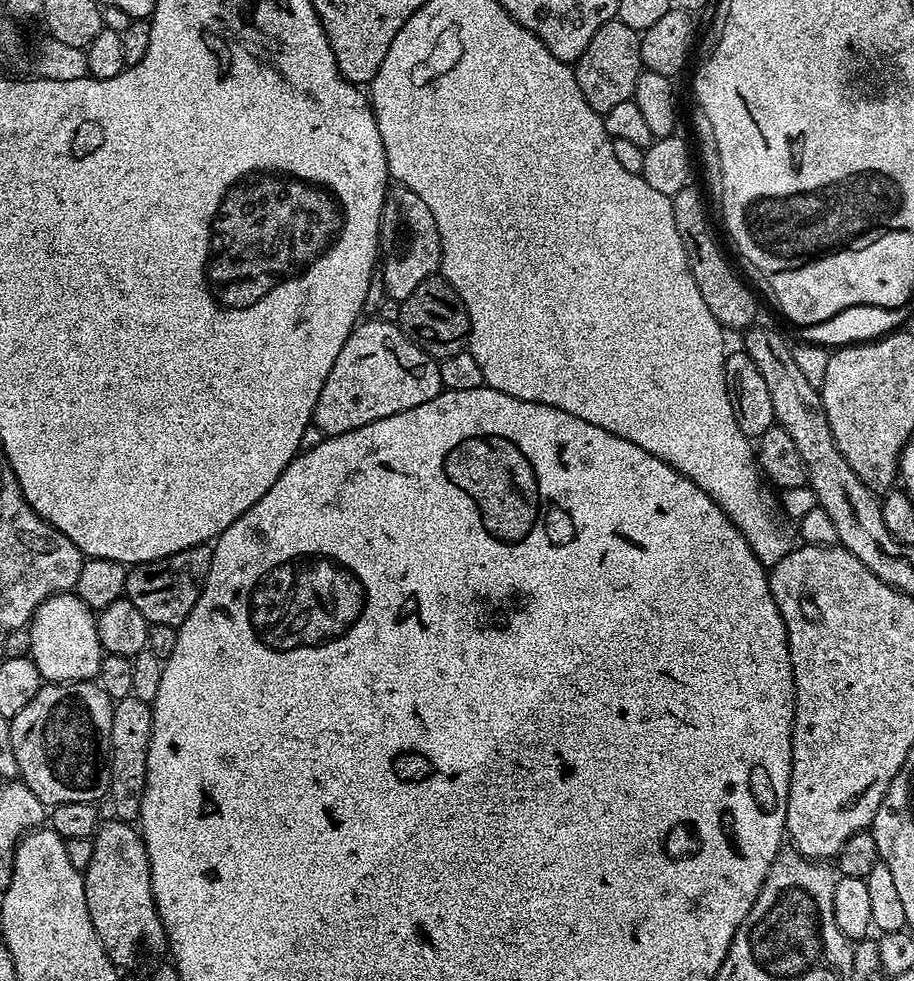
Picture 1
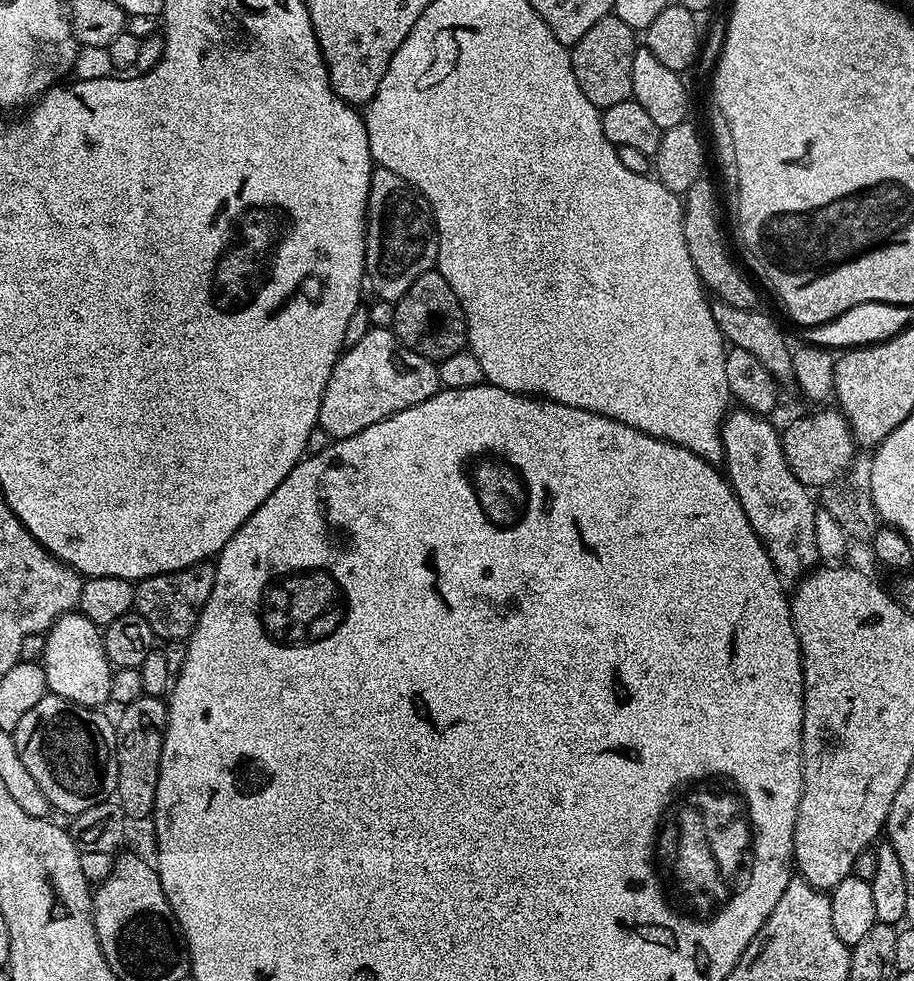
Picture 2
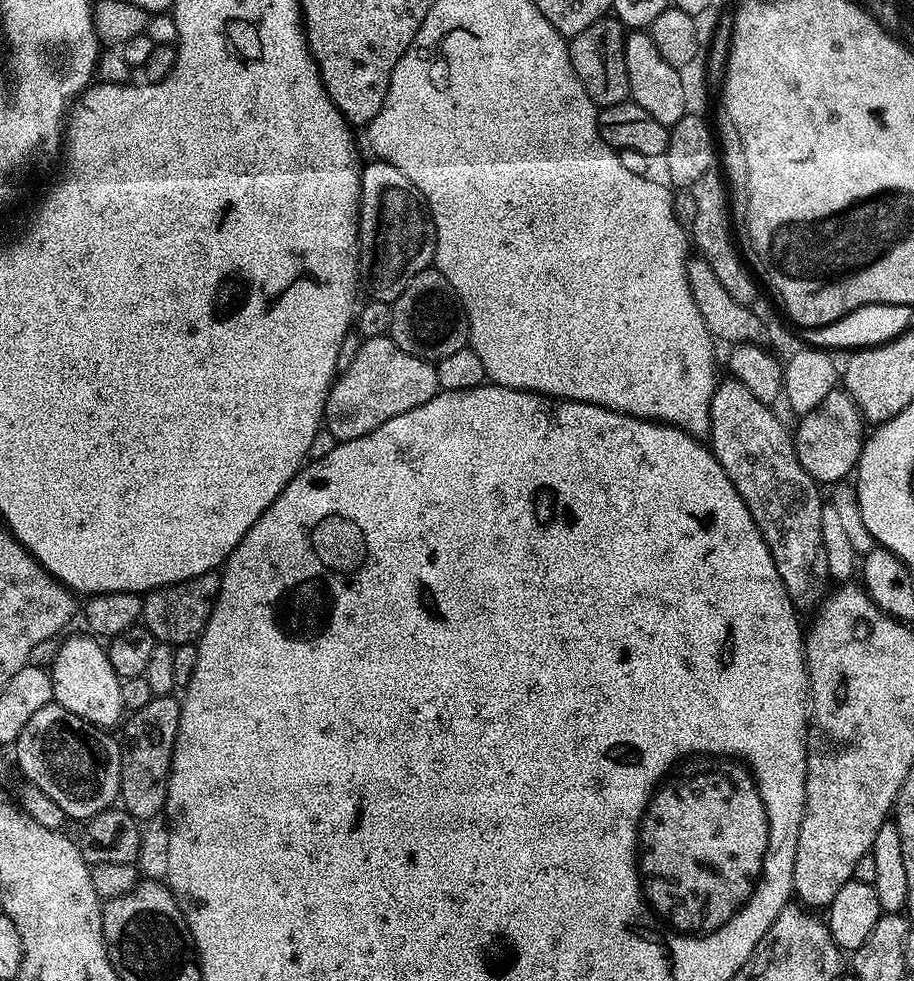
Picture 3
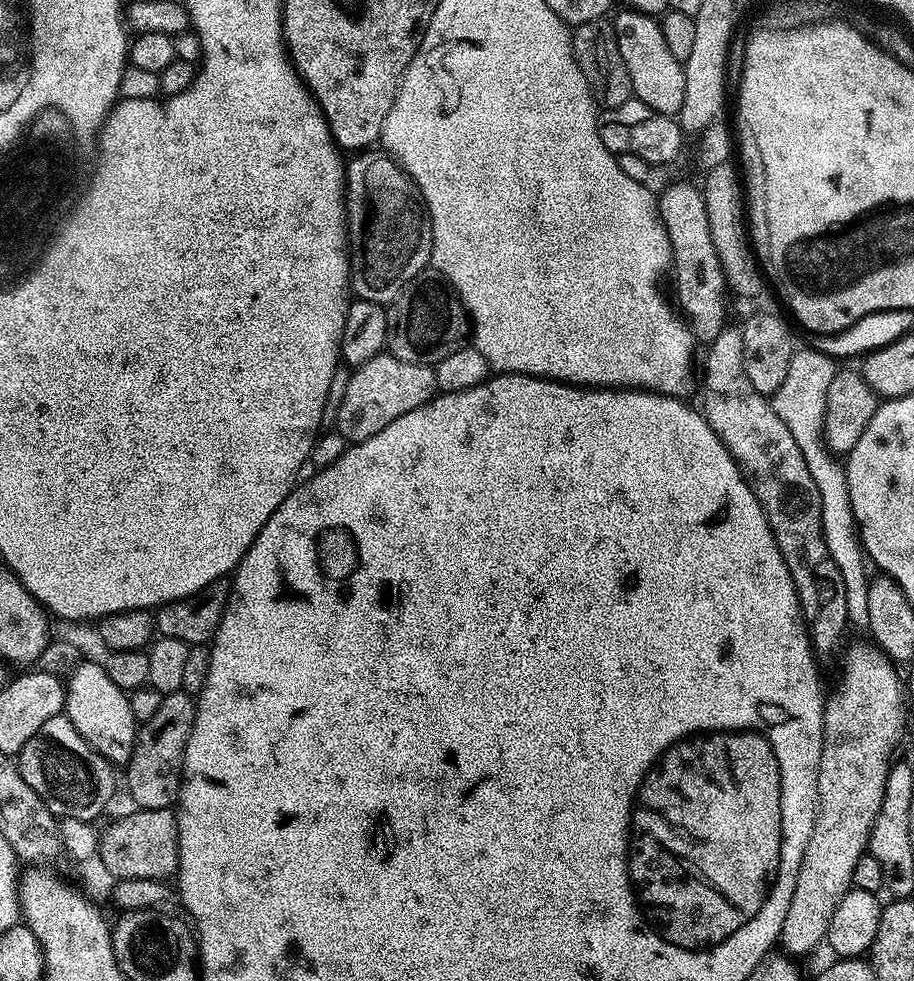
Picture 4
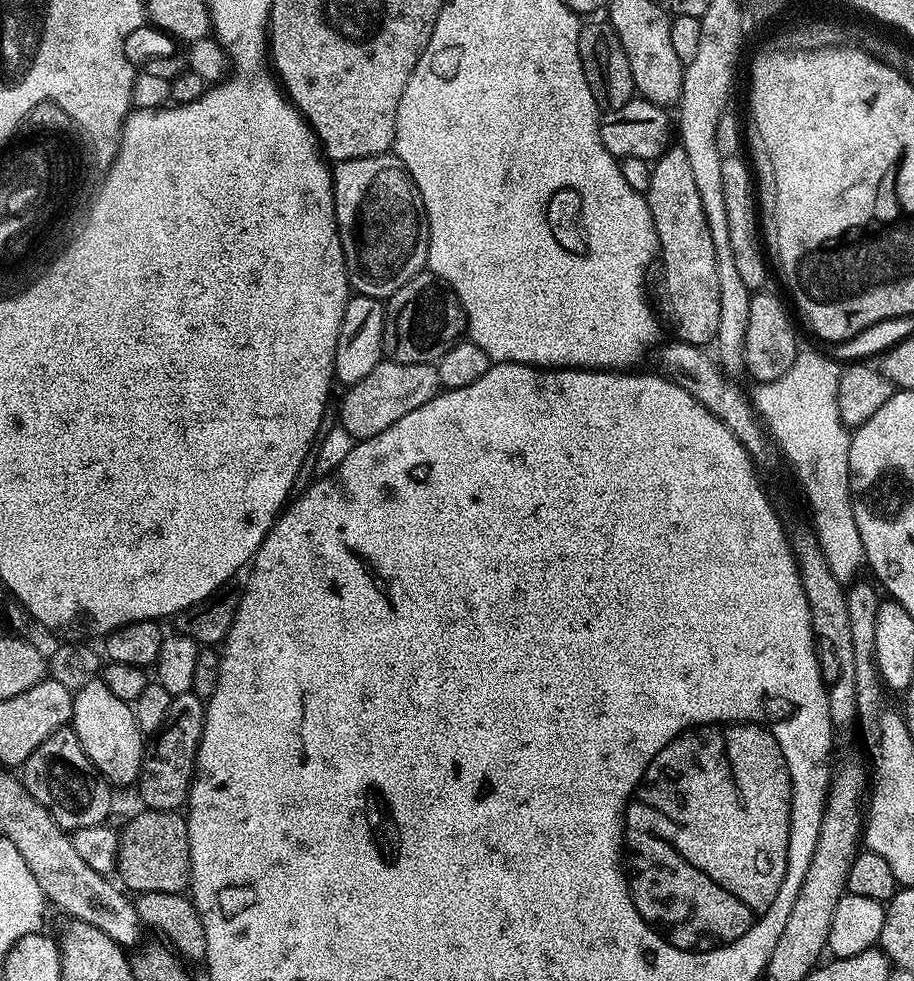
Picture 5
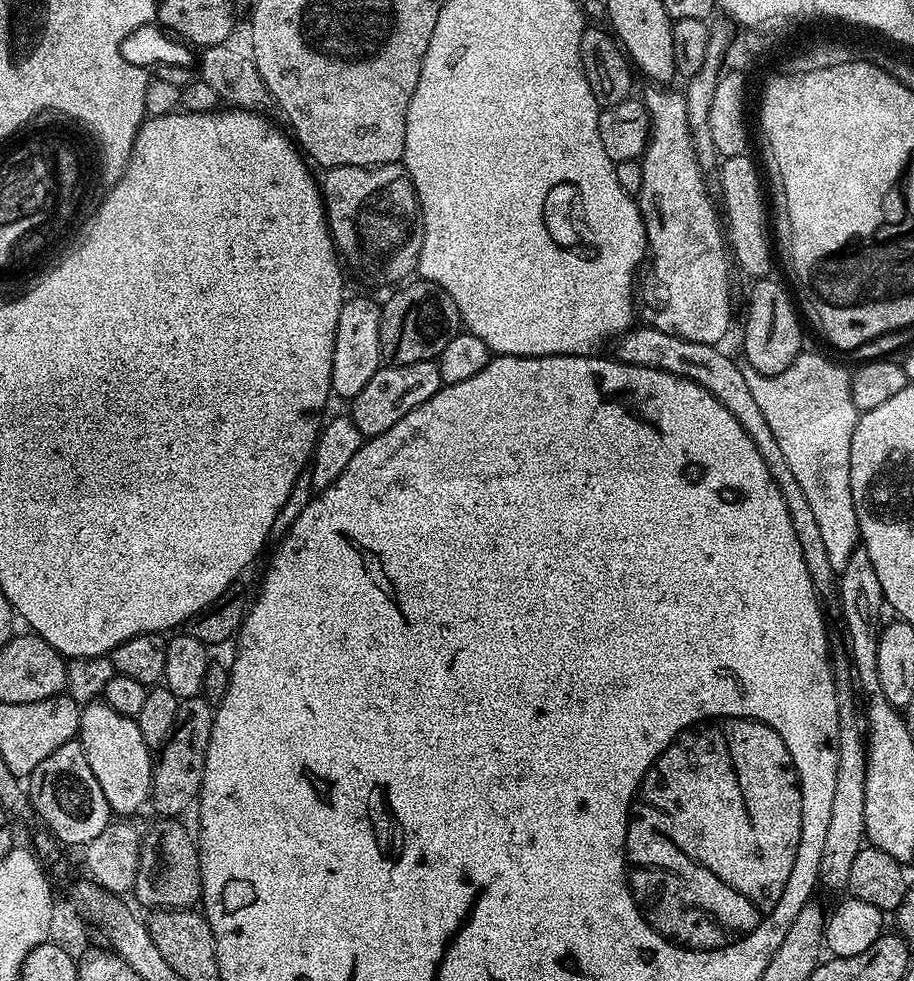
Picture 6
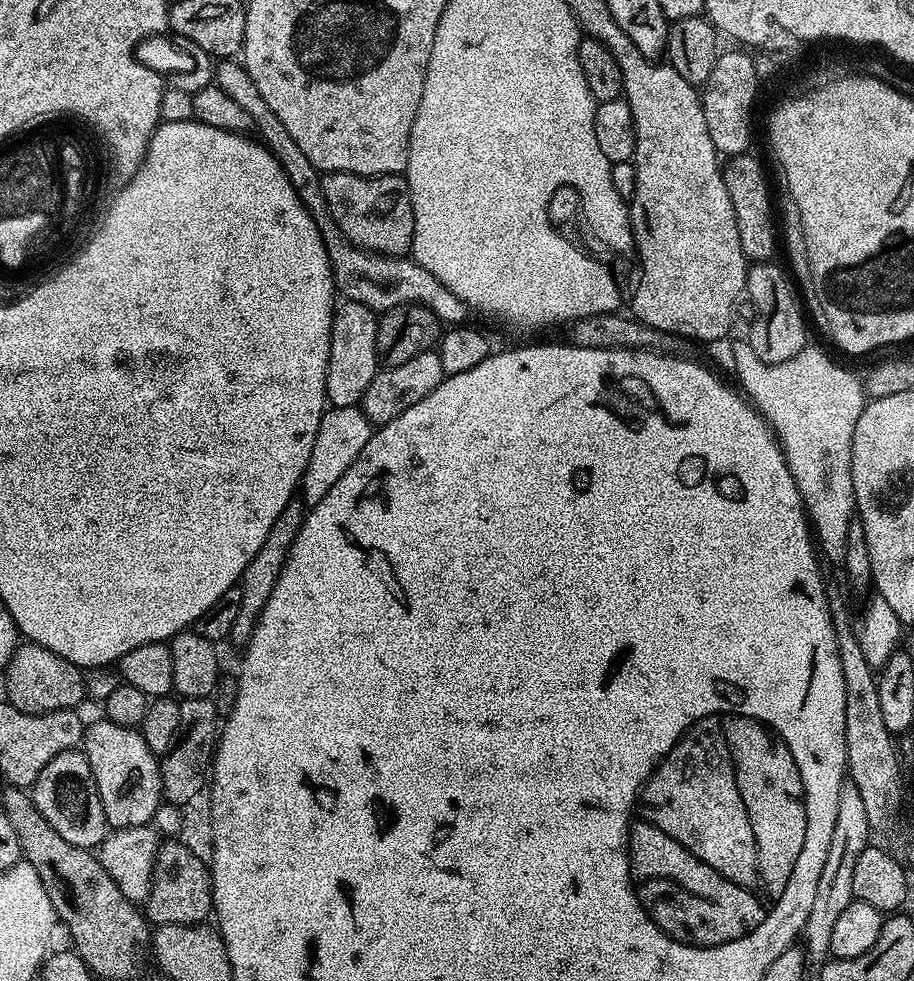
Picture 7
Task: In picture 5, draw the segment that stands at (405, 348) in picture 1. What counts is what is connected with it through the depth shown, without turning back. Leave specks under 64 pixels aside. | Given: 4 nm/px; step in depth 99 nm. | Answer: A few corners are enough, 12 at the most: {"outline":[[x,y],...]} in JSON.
{"outline":[[385,358],[340,404],[356,442],[441,391],[435,364]]}

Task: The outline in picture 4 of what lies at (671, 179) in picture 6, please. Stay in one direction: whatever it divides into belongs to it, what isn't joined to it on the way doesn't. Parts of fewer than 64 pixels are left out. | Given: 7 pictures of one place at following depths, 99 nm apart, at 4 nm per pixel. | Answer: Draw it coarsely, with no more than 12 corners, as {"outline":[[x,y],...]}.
{"outline":[[703,191],[659,193],[679,307],[697,341],[726,327],[729,297]]}

